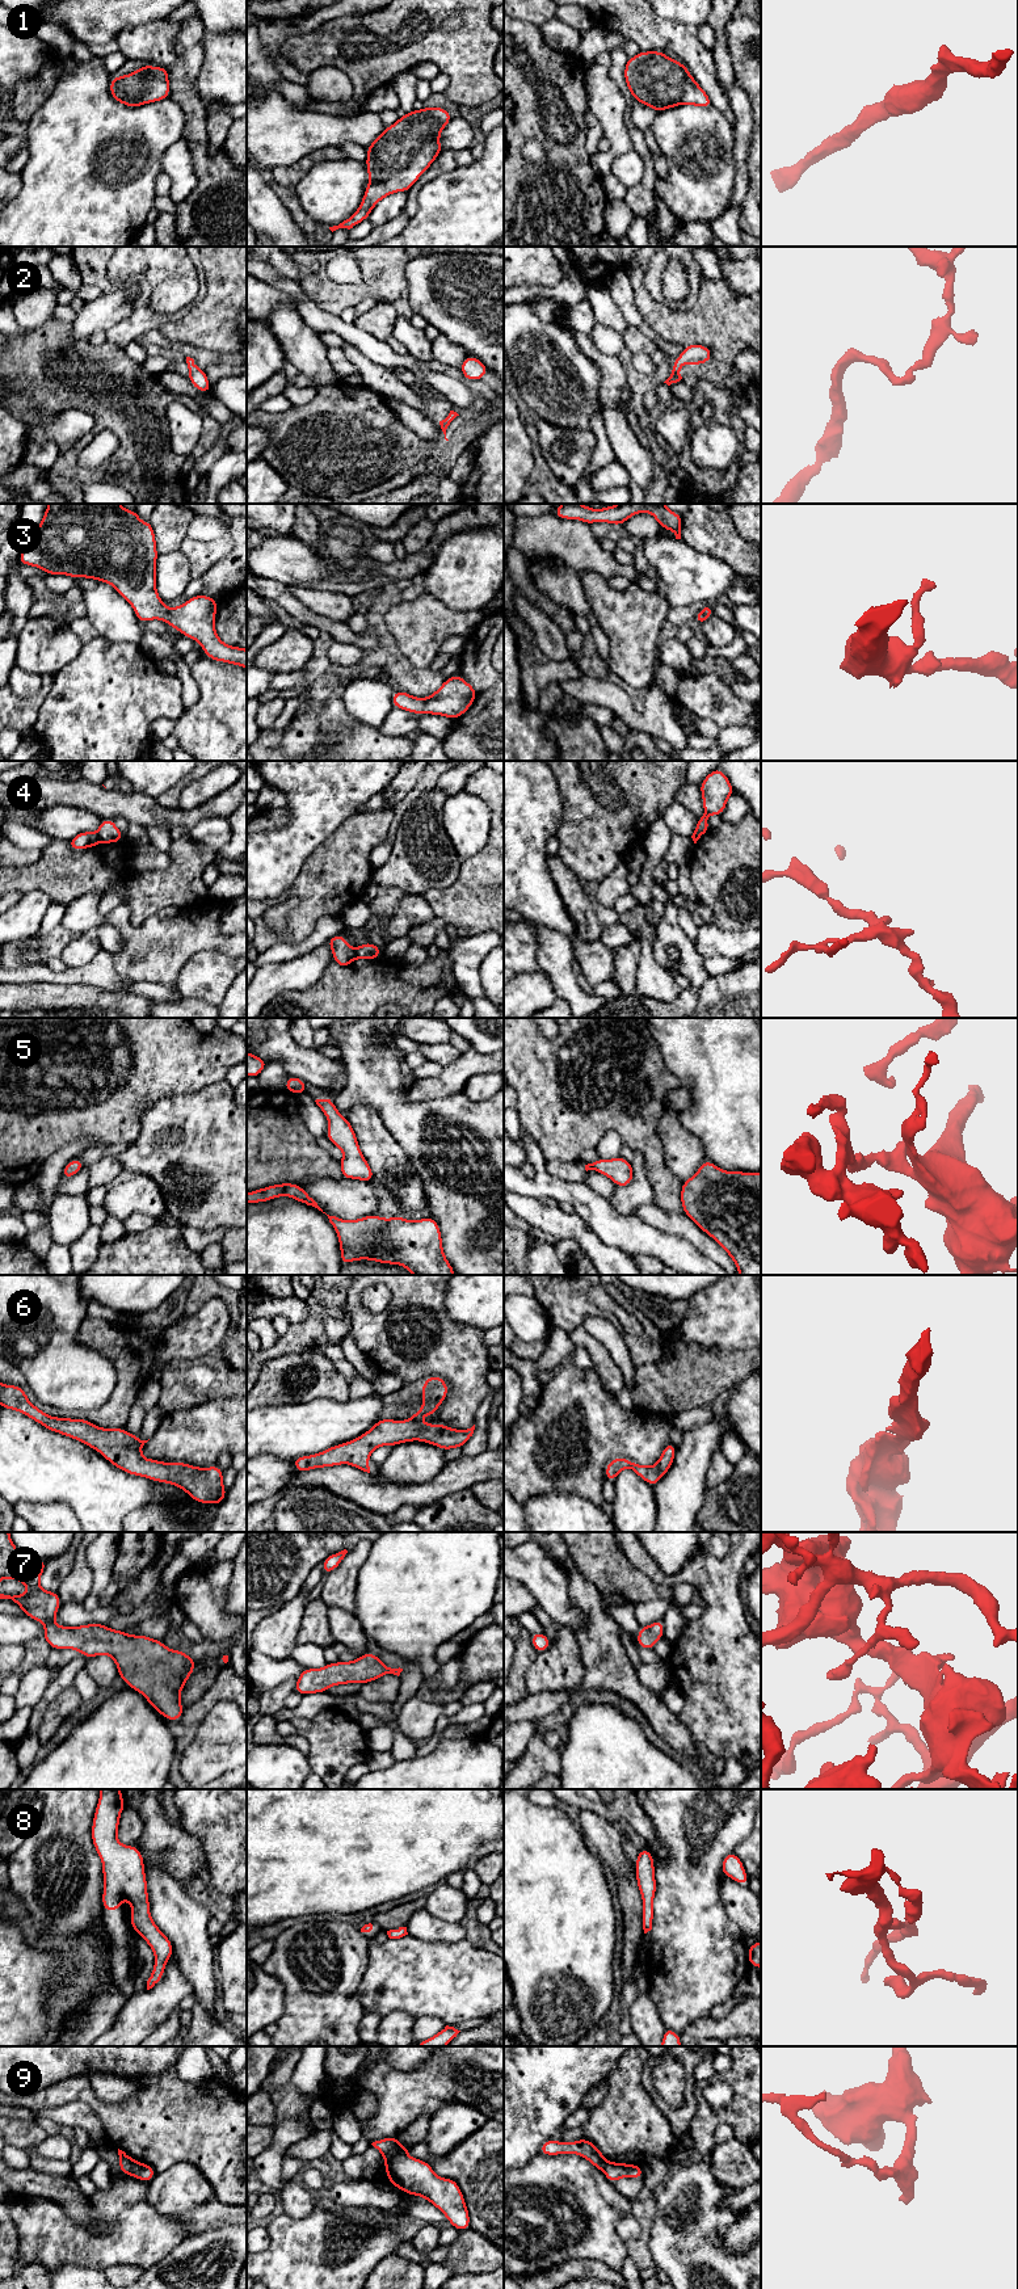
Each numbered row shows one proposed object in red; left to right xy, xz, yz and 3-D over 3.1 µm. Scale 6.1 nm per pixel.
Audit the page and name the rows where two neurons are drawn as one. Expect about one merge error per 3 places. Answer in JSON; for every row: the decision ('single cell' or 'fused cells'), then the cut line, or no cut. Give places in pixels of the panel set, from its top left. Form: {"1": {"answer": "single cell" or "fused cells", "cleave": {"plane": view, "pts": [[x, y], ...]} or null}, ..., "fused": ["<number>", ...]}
{"1": {"answer": "single cell", "cleave": null}, "2": {"answer": "single cell", "cleave": null}, "3": {"answer": "single cell", "cleave": null}, "4": {"answer": "fused cells", "cleave": {"plane": "xy", "pts": [[96, 833], [100, 841]]}}, "5": {"answer": "single cell", "cleave": null}, "6": {"answer": "single cell", "cleave": null}, "7": {"answer": "single cell", "cleave": null}, "8": {"answer": "single cell", "cleave": null}, "9": {"answer": "fused cells", "cleave": {"plane": "xz", "pts": [[398, 2144], [383, 2154]]}}, "fused": ["4", "9"]}

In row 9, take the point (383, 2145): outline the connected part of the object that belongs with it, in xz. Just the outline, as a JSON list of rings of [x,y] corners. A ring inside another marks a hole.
[[[399,2137],[383,2138],[371,2143],[380,2154],[386,2154],[390,2149],[399,2145]]]

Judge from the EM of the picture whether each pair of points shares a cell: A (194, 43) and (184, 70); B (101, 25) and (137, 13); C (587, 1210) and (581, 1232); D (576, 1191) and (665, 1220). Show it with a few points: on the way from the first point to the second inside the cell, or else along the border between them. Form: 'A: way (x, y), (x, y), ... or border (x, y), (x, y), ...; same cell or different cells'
A: way (189, 50), (188, 63); same cell
B: way (110, 16), (113, 13), (127, 13); same cell
C: border (575, 1212), (605, 1244); different cells
D: border (634, 1215), (663, 1232); different cells

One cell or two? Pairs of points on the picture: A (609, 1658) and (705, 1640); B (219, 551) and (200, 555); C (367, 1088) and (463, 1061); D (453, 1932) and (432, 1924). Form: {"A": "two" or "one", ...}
{"A": "two", "B": "one", "C": "two", "D": "one"}

